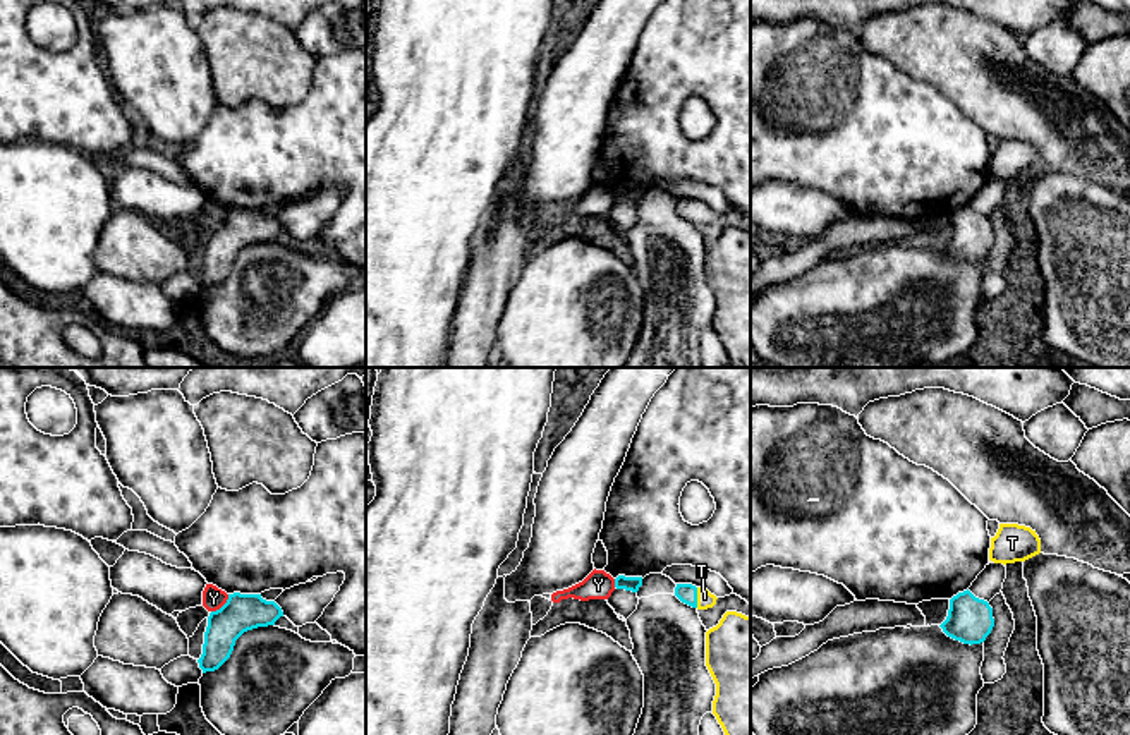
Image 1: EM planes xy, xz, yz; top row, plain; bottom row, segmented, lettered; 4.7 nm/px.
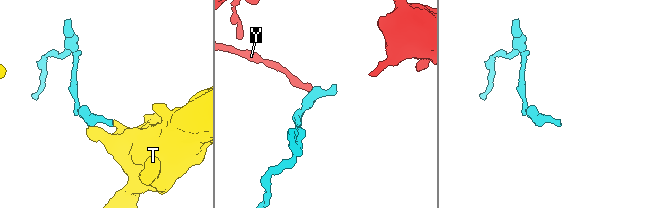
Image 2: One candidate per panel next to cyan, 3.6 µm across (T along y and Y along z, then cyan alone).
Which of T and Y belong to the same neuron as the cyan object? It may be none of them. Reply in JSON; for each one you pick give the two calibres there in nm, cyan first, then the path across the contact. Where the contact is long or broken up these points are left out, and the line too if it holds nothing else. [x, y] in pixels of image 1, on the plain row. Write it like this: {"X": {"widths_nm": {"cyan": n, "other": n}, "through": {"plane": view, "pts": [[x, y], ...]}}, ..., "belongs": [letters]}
{"T": {"widths_nm": {"cyan": 90, "other": 80}}, "belongs": ["T"]}

